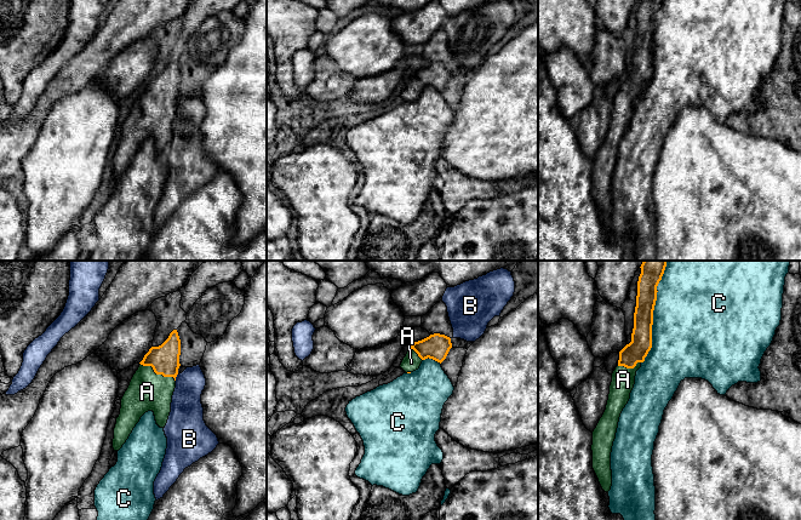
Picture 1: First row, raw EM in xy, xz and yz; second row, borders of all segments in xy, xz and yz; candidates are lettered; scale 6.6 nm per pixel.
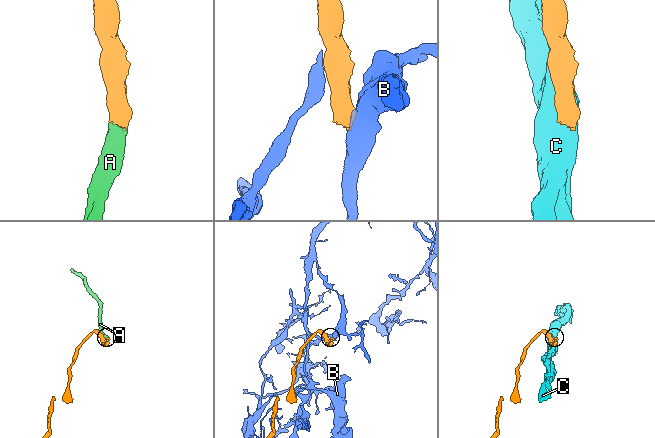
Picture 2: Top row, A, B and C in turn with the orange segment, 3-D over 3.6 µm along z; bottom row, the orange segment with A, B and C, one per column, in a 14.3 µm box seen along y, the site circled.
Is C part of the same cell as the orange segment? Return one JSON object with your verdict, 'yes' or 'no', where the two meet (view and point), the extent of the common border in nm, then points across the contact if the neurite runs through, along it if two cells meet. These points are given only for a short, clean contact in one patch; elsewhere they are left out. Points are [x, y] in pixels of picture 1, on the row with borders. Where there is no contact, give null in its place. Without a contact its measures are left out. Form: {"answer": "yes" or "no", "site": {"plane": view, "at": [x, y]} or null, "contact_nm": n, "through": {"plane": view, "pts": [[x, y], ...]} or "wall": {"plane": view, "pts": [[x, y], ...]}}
{"answer": "no", "site": {"plane": "yz", "at": [652, 312]}, "contact_nm": 700}

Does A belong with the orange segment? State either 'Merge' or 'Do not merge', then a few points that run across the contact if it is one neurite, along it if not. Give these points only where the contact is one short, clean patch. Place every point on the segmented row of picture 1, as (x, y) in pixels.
Merge. Line: xy (164, 359), (158, 373), (153, 386), (147, 392)

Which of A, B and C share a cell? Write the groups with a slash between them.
A / B / C

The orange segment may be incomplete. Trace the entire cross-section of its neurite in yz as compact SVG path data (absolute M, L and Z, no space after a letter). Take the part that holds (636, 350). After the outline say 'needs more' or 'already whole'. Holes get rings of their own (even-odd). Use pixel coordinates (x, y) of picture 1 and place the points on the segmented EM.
M643 261L640 267L631 342L619 352L618 365L612 373L606 410L593 432L593 469L602 490L607 493L612 486L611 452L619 417L630 399L636 371L652 348L657 286L665 267L666 261Z; needs more

